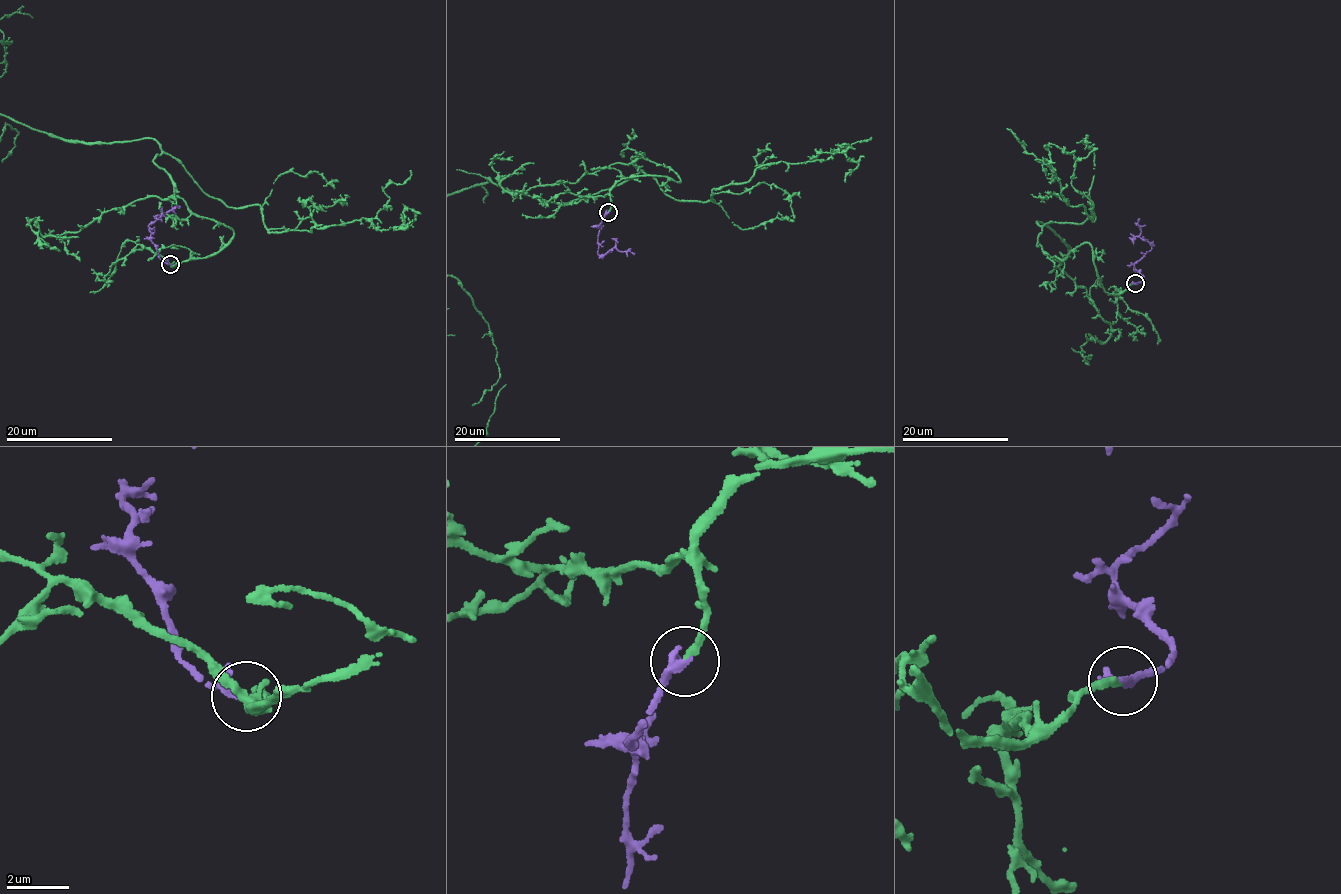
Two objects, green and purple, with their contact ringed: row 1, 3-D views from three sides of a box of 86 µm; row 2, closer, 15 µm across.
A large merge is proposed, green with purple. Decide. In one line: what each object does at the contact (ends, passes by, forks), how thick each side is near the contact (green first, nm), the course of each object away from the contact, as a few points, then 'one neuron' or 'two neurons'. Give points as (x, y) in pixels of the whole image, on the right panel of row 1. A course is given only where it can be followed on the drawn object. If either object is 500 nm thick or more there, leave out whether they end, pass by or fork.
green ends there; purple passes by; 200 nm thick on the green side, 190 nm on the other; purple runs (1136, 283), (1144, 278), (1134, 262), (1151, 248), (1139, 236), (1139, 217); one neuron

